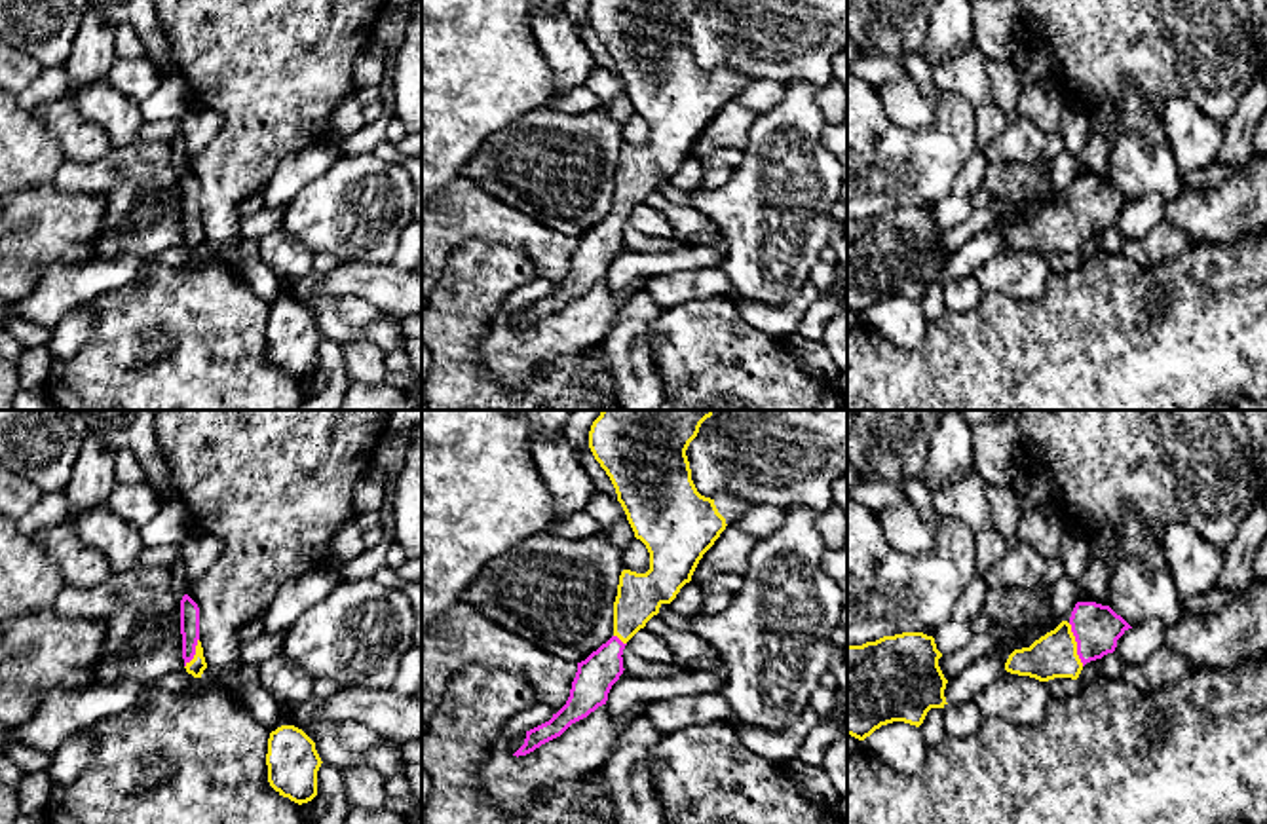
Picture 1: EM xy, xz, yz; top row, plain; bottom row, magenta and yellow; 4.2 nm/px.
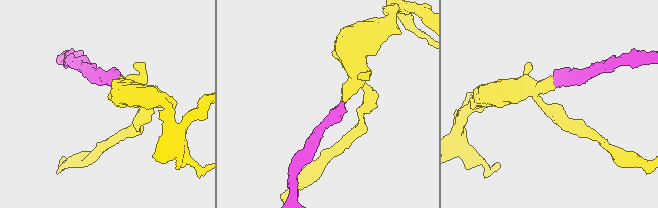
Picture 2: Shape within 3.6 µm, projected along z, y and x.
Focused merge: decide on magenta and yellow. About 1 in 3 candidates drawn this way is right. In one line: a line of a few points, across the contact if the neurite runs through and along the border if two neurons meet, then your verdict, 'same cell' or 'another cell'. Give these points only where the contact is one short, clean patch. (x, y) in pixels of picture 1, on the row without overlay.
yz (1096, 204), (1077, 219), (1053, 230) | same cell

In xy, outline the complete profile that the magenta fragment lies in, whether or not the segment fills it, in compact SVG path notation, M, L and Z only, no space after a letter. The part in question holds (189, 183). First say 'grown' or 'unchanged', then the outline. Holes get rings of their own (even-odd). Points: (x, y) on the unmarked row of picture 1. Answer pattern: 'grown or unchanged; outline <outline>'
grown; outline M188 169L180 175L180 209L184 243L194 253L201 253L207 237L199 216L199 182Z

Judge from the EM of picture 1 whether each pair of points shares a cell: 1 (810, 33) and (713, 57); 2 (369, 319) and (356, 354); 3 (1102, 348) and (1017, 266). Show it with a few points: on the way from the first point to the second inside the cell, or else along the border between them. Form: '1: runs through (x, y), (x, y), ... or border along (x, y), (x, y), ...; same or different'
1: runs through (785, 33), (743, 33), (737, 38); same
2: border along (344, 342), (373, 342), (384, 352); different
3: border along (1051, 272), (1034, 297), (996, 291); different

